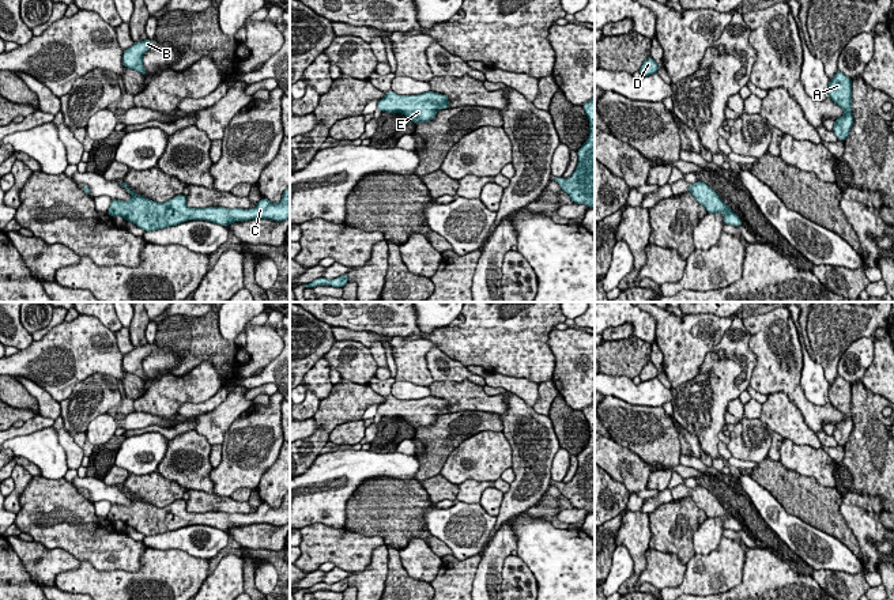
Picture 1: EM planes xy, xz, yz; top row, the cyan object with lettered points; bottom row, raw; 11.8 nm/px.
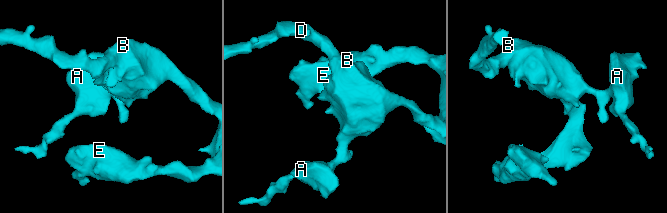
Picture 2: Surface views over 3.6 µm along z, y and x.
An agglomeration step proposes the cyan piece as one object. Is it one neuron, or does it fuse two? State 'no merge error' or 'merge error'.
no merge error

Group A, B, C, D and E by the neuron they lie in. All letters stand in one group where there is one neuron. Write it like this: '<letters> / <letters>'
A B C D E

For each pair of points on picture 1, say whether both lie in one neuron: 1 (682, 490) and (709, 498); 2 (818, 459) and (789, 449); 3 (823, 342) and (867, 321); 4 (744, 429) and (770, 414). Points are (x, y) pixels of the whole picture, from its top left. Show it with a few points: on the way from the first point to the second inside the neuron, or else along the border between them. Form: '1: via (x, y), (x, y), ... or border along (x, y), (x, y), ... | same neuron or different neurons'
1: via (689, 491), (702, 498) | same neuron
2: via (811, 459), (796, 456) | same neuron
3: via (834, 331), (842, 323), (856, 321) | same neuron
4: border along (758, 418), (770, 429) | different neurons

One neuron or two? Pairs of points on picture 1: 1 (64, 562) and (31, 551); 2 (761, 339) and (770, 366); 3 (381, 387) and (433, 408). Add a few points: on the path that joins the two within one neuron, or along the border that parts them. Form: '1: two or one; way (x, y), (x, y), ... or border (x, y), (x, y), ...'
1: one; way (56, 561), (48, 561), (40, 555)
2: one; way (766, 346), (770, 351), (770, 359)
3: one; way (391, 400), (399, 408), (419, 408)

